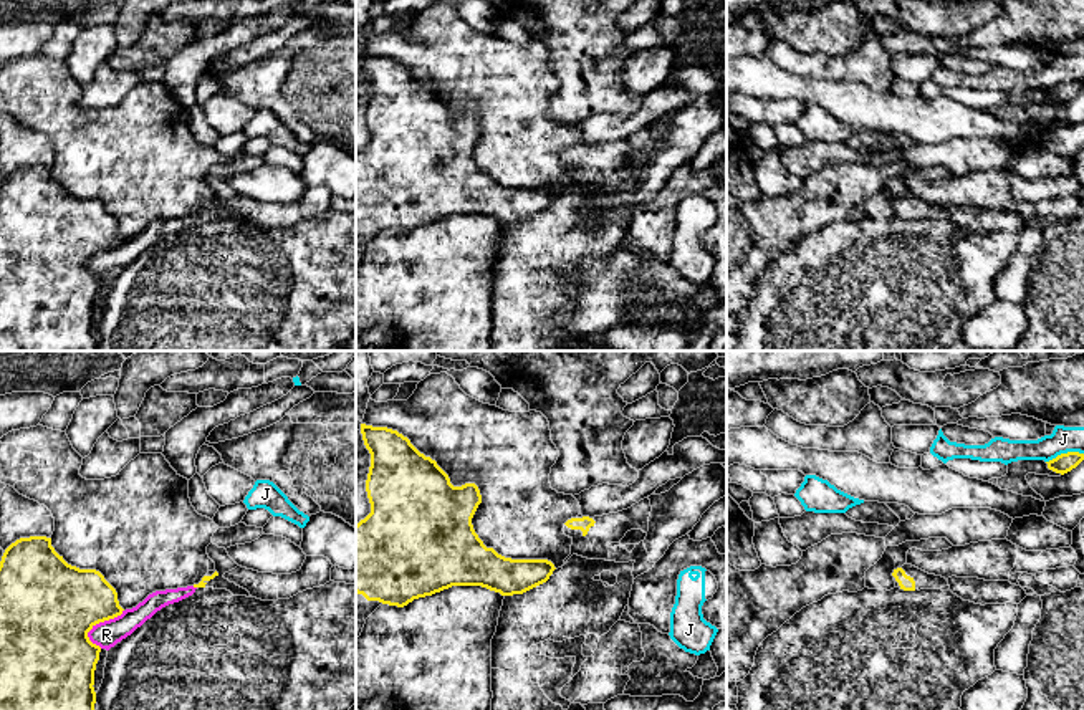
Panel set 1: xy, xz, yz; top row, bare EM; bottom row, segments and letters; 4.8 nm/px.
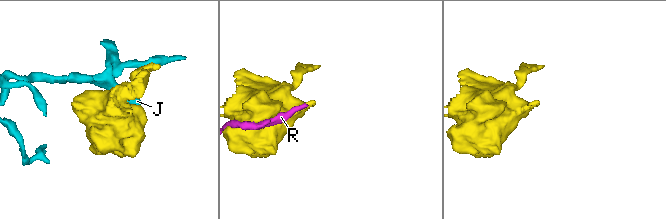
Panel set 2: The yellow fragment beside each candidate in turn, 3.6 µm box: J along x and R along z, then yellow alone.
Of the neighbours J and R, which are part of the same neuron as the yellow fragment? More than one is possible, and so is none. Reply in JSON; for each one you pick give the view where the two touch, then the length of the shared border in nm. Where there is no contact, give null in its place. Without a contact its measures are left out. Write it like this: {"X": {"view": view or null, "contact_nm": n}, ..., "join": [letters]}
{"join": []}

